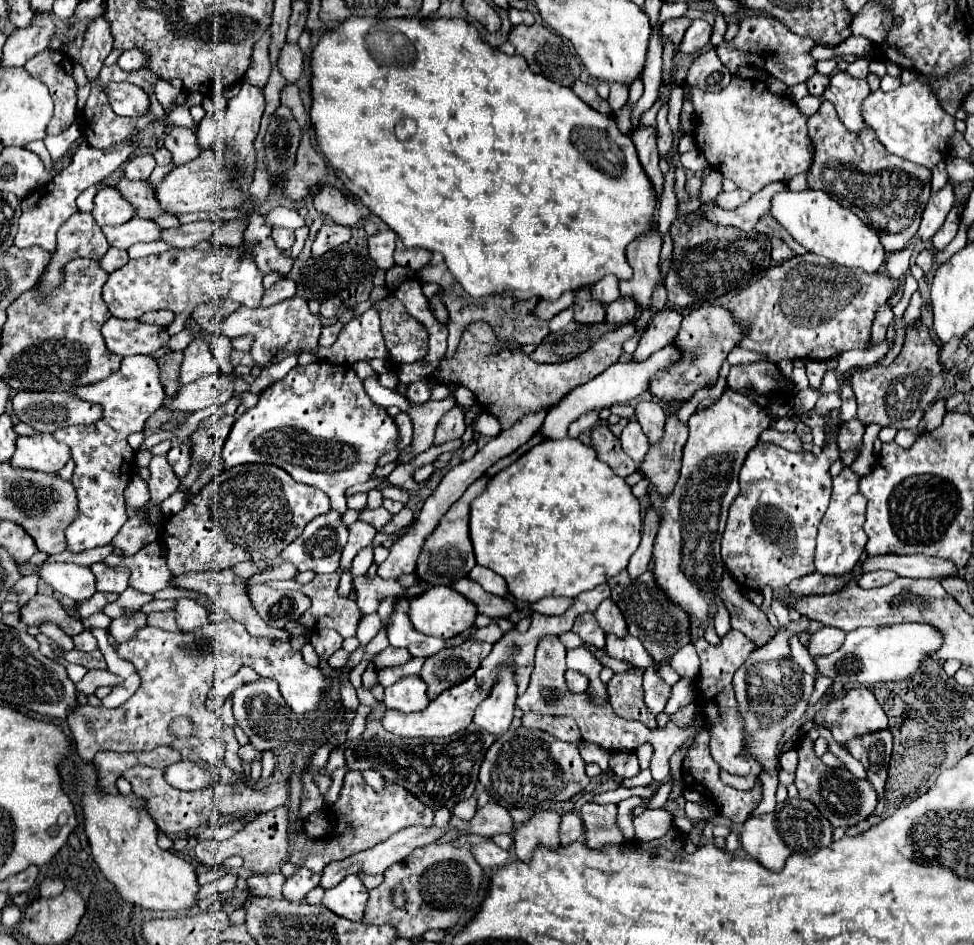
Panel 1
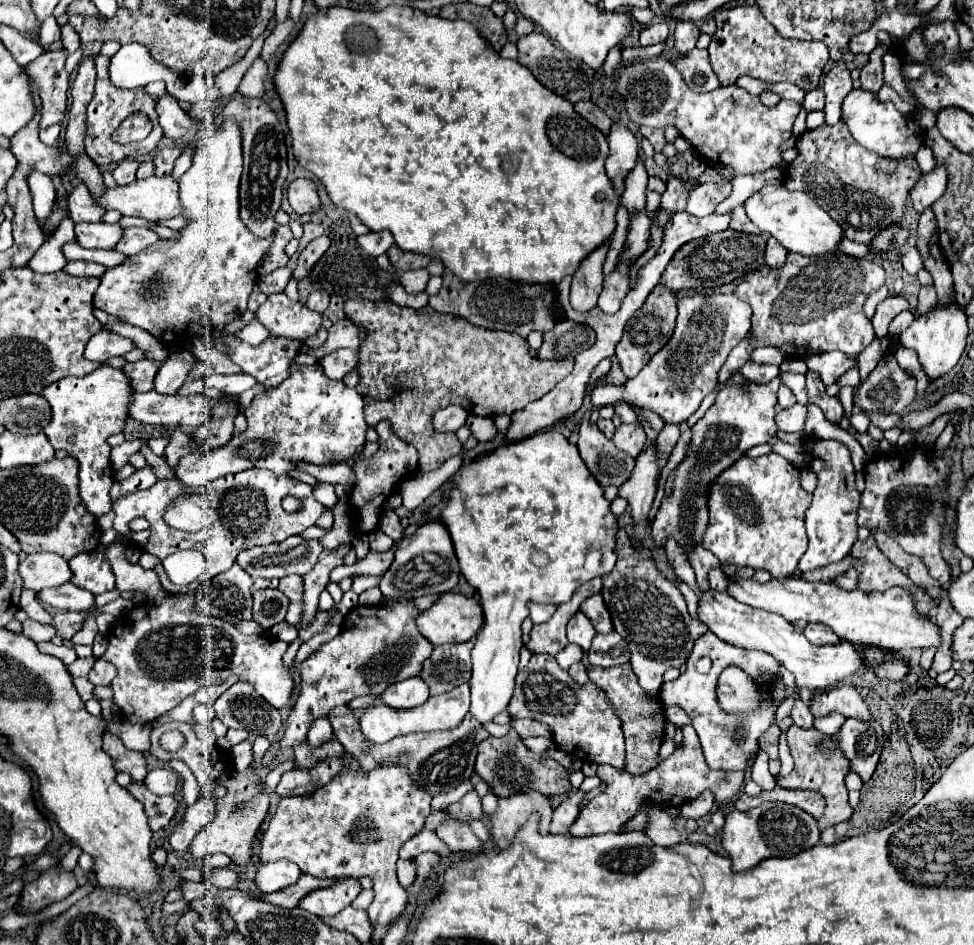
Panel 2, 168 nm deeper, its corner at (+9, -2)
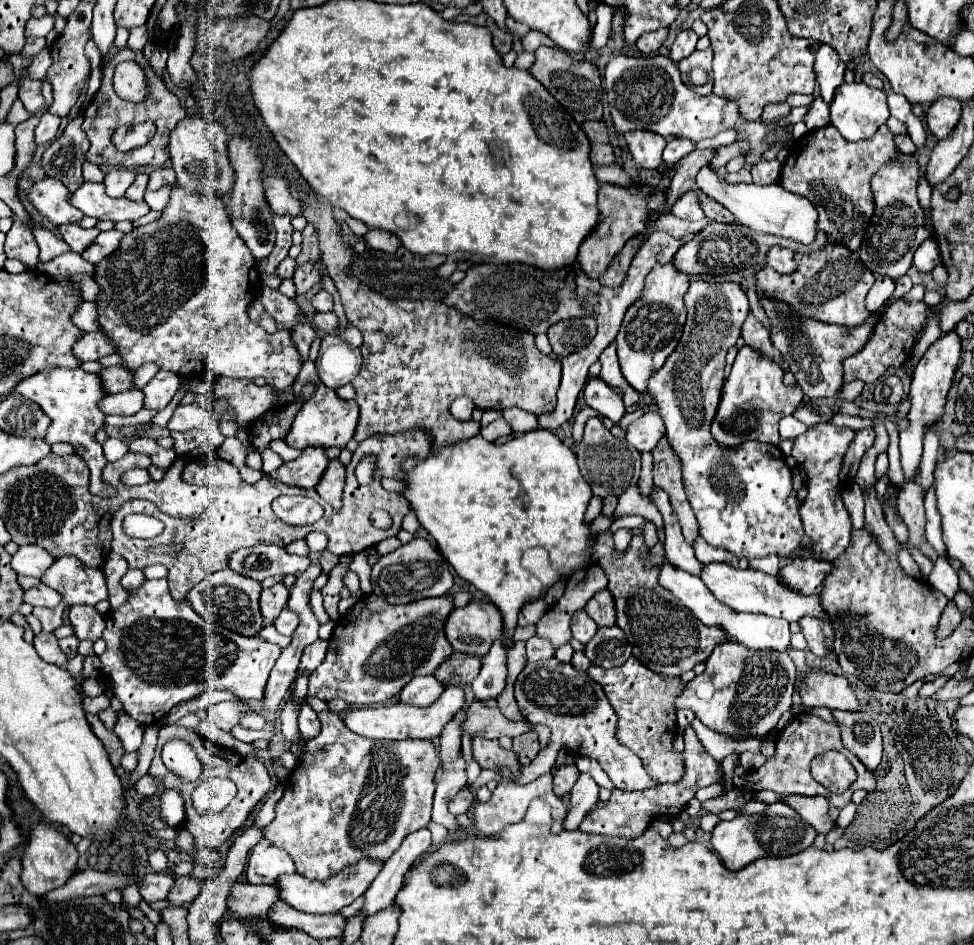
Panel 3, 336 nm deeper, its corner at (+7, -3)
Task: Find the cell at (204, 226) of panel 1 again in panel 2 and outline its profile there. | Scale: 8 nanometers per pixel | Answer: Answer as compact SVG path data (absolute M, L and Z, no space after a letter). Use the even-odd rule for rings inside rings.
M129 227L125 231L125 237L117 243L117 251L125 253L125 255L137 255L141 251L145 251L145 247L151 247L153 243L157 243L161 237L153 231L153 229L145 229L145 227Z

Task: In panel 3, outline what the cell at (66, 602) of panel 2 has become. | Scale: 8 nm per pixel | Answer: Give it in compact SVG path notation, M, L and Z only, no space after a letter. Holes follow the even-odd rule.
M39 584L35 588L23 590L23 600L29 602L31 606L43 606L43 608L55 608L61 602L59 592L47 588L45 584Z

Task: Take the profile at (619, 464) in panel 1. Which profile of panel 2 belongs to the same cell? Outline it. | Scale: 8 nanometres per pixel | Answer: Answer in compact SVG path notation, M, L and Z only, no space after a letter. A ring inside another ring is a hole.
M593 421L581 423L577 447L587 469L603 487L623 485L635 467L635 459L619 451Z

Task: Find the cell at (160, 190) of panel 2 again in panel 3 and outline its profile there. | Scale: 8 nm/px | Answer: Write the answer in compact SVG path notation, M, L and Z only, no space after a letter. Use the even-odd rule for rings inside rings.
M83 182L75 192L69 196L71 204L81 210L85 216L97 218L97 220L131 220L145 216L149 212L149 206L145 202L133 202L129 198L107 198L105 186L97 182Z

